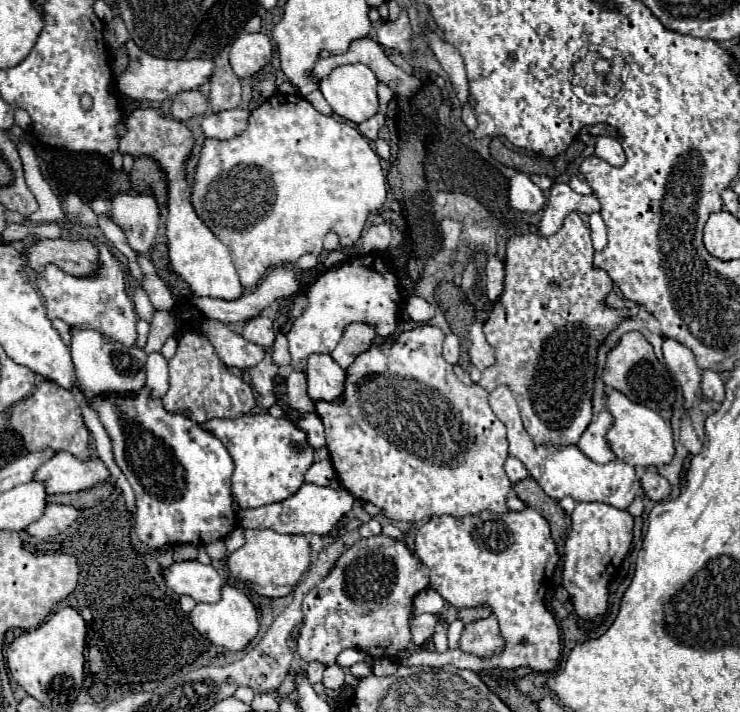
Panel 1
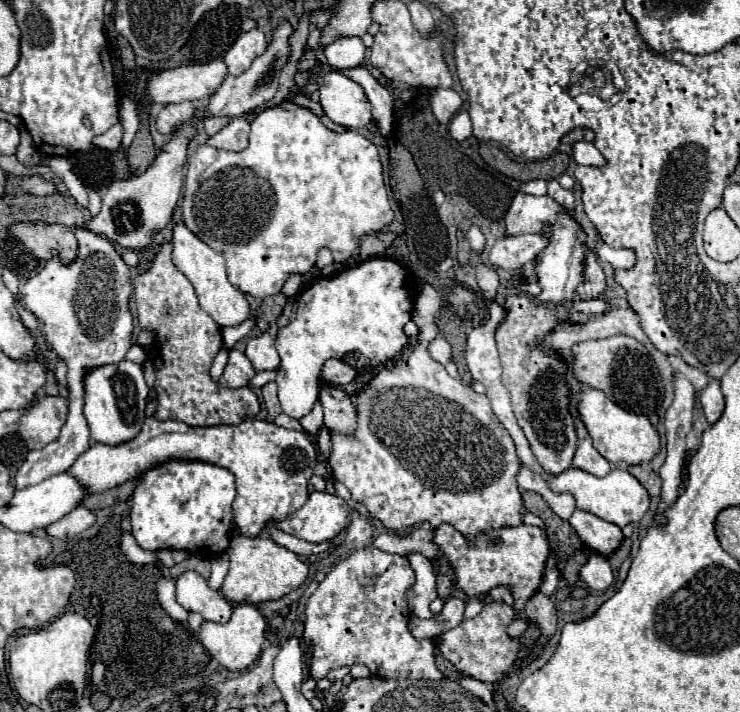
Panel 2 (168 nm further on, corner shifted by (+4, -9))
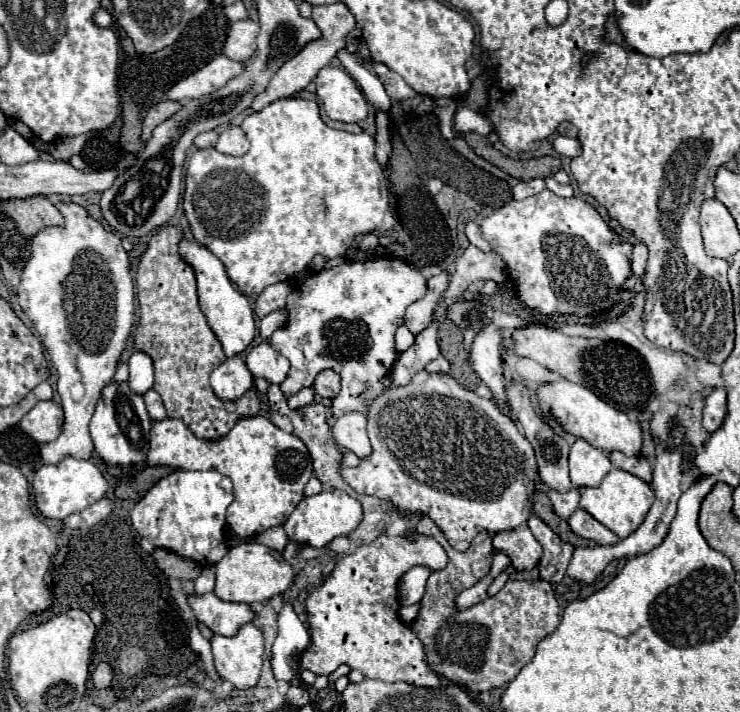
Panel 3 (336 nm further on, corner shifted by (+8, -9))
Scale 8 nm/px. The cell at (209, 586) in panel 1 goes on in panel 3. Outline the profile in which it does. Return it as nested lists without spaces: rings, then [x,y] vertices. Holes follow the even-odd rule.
[[[213,592],[203,596],[189,594],[187,602],[195,618],[203,622],[207,628],[211,628],[213,634],[221,634],[221,636],[233,636],[239,630],[239,626],[255,618],[255,612],[247,604],[219,600]]]

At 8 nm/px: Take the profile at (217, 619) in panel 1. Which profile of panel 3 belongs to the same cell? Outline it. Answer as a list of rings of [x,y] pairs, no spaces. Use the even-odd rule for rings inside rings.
[[[243,624],[235,636],[219,636],[213,634],[211,638],[215,670],[221,678],[229,680],[235,688],[251,688],[257,684],[261,664],[263,664],[263,632],[253,624]]]

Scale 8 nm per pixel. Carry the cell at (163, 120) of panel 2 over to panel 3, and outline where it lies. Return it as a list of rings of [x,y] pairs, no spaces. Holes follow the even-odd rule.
[[[161,100],[157,102],[155,106],[149,108],[145,120],[143,120],[143,134],[141,134],[141,140],[147,142],[153,134],[153,130],[167,118],[171,118],[175,112],[181,110],[181,104],[179,102],[171,102],[171,100]]]

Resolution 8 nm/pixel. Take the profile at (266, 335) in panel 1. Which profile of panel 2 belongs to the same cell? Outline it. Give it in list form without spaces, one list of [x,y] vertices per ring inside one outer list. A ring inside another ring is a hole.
[[[263,332],[261,336],[249,340],[245,354],[255,370],[277,370],[281,364],[281,358],[275,350],[275,340],[269,332]]]

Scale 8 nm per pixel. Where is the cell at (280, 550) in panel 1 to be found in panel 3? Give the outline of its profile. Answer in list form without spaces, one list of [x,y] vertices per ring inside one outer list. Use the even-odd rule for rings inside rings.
[[[243,542],[233,546],[225,558],[215,566],[217,570],[217,584],[215,596],[225,602],[241,602],[251,604],[259,600],[269,600],[273,596],[283,594],[295,580],[293,566],[285,558],[277,558],[271,548],[259,542]]]

